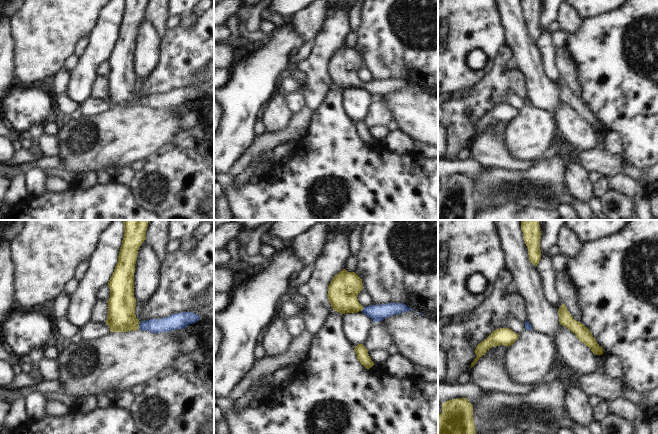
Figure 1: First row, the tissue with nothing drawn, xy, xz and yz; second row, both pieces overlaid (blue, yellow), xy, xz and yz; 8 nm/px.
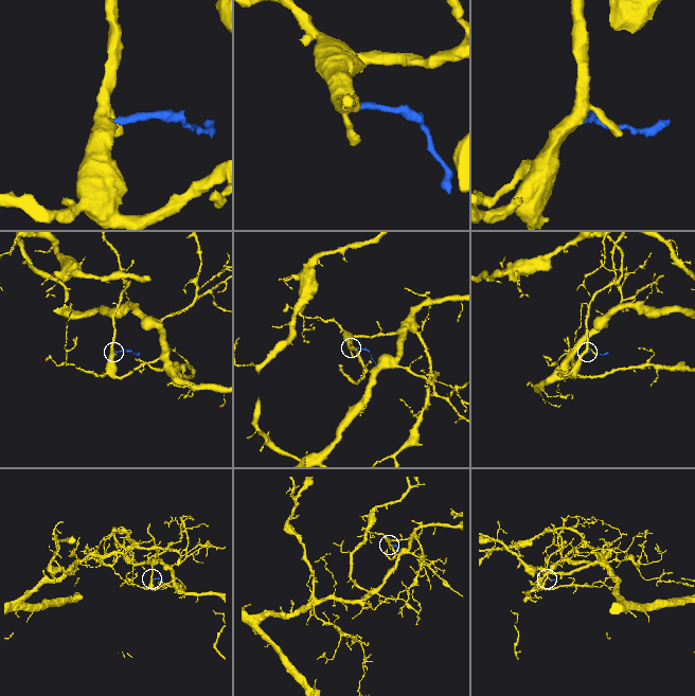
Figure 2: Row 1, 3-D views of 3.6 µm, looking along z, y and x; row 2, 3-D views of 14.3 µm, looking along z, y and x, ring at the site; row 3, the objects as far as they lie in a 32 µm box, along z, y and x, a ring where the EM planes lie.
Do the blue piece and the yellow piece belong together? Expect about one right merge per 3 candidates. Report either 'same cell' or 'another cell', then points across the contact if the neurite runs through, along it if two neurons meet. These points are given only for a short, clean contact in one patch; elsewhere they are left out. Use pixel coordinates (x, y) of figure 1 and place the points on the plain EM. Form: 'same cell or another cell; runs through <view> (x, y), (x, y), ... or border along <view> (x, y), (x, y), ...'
same cell; runs through xy (169, 99), (163, 101), (139, 101), (130, 99), (121, 93)

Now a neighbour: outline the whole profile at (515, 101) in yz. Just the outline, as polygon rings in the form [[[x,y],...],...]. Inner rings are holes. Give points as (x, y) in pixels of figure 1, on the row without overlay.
[[[510,94],[509,105],[511,105],[513,108],[520,111],[522,108],[526,106],[525,99],[520,98],[518,95]]]

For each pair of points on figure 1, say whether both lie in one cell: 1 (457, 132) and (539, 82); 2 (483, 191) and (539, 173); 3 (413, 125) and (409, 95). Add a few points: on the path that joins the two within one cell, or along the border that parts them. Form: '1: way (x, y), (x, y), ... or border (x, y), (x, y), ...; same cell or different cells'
1: border (518, 67), (525, 77), (527, 96); different cells
2: way (497, 188), (525, 187); same cell
3: way (413, 118), (413, 110), (409, 106), (409, 102); same cell

